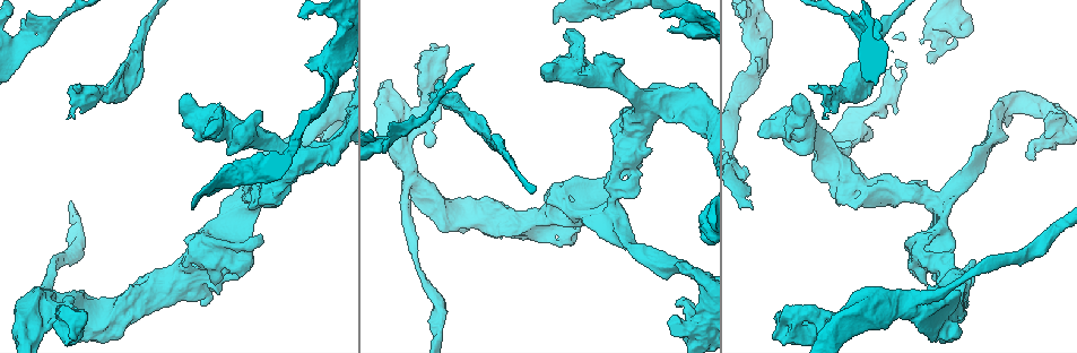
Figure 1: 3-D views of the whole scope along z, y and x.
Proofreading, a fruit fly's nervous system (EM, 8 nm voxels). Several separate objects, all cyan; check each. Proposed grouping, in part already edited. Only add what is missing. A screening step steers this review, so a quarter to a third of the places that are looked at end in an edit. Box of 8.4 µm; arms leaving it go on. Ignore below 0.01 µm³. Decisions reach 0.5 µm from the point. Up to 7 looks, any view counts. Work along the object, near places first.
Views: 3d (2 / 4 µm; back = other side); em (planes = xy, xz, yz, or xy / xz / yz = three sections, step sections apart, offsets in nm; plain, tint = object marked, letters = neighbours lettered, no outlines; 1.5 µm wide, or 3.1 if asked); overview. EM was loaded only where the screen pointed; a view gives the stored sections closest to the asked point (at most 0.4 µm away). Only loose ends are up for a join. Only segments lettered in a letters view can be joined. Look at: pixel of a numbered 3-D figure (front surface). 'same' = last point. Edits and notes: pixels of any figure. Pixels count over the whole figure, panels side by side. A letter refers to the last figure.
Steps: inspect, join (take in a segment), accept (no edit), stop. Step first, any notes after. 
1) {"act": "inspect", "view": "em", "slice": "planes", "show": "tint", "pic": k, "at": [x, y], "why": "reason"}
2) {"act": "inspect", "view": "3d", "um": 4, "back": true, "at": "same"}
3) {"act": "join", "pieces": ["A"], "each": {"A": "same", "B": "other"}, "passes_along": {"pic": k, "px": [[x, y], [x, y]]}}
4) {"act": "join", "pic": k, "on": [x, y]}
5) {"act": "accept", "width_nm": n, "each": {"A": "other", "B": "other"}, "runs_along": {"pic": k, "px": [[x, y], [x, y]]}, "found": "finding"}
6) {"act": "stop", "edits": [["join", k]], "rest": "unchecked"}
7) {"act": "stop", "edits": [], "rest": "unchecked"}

{"act": "inspect", "view": "3d", "um": 2, "pic": 1, "at": [391, 125], "why": "free end"}

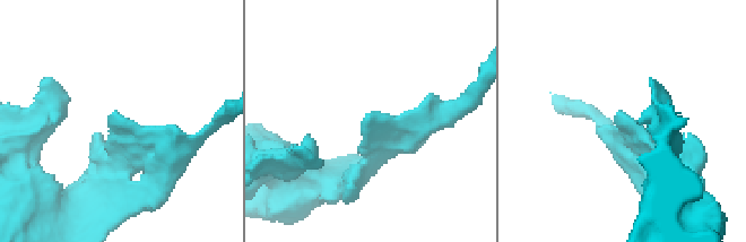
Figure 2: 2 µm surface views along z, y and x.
{"act": "inspect", "view": "em", "um": 3.1, "slice": "xz", "step": 8, "show": "letters", "pic": 2, "at": [116, 111]}

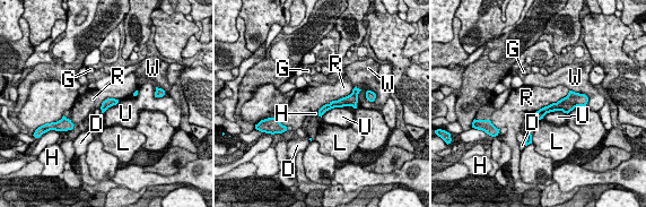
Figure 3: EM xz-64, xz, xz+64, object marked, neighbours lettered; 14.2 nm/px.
{"act": "inspect", "view": "em", "um": 3.1, "slice": "planes", "show": "letters", "at": "same", "why": "cut it another way"}

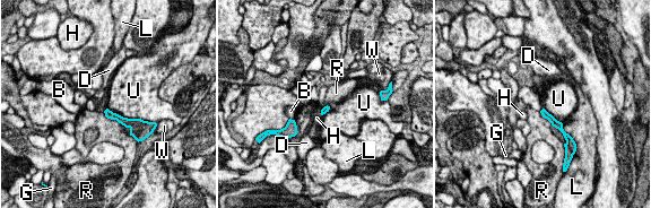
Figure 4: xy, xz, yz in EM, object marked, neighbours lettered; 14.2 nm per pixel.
{"act": "accept", "longest_contact_nm": ["U", 600], "each": {"B": "other", "D": "other", "G": "other", "H": "other", "L": "other", "R": "other", "U": "other", "W": "other"}, "found": "none of them fits"}

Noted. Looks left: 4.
{"act": "inspect", "view": "em", "slice": "planes", "show": "tint", "pic": 1, "at": [73, 119], "why": "branch stops here"}

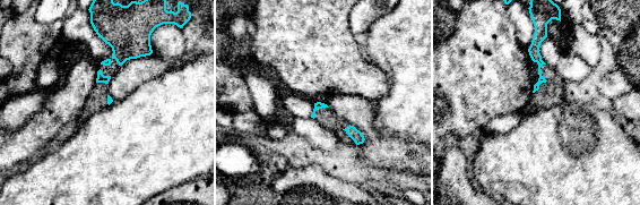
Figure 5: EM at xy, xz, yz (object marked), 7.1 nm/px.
{"act": "inspect", "view": "em", "slice": "planes", "show": "letters", "at": "same"}

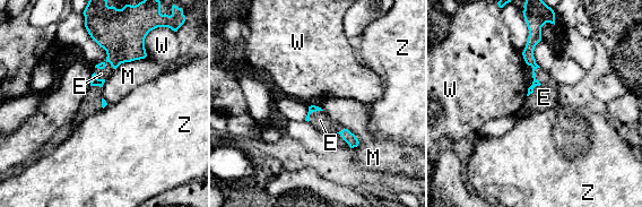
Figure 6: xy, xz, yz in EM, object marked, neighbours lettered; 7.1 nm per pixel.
{"act": "join", "pieces": ["E"], "each": {"E": "same", "M": "other", "W": "other", "Z": "other"}, "passes_along": {"pic": 6, "px": [[528, 52], [539, 83], [544, 97]]}, "found": "it goes on there"}

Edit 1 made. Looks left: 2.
{"act": "inspect", "view": "em", "slice": "planes", "show": "plain", "pic": 1, "at": [245, 266], "why": "free end"}

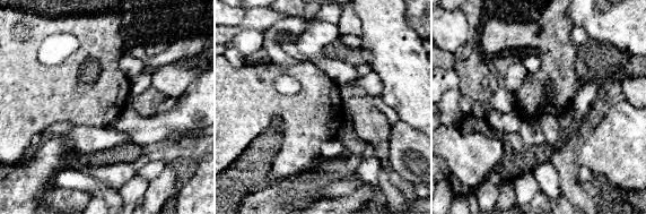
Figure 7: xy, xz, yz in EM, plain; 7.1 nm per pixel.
{"act": "inspect", "view": "em", "slice": "planes", "show": "letters", "at": "same"}

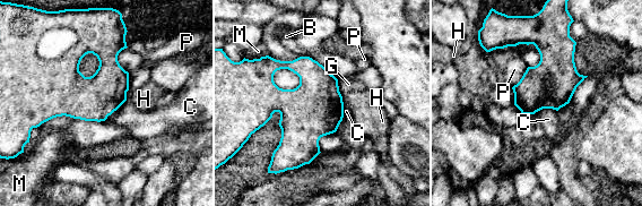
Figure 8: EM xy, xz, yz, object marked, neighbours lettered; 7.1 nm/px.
{"act": "accept", "longest_contact_nm": ["C", 220], "each": {"B": "other", "C": "other", "G": "other", "H": "other", "M": "other", "P": "other"}, "border": {"pic": 8, "px": [[126, 100], [104, 120]]}, "found": "none of them fits"}

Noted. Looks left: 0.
{"act": "stop", "edits": [["join", 6]], "rest": "unchecked"}

